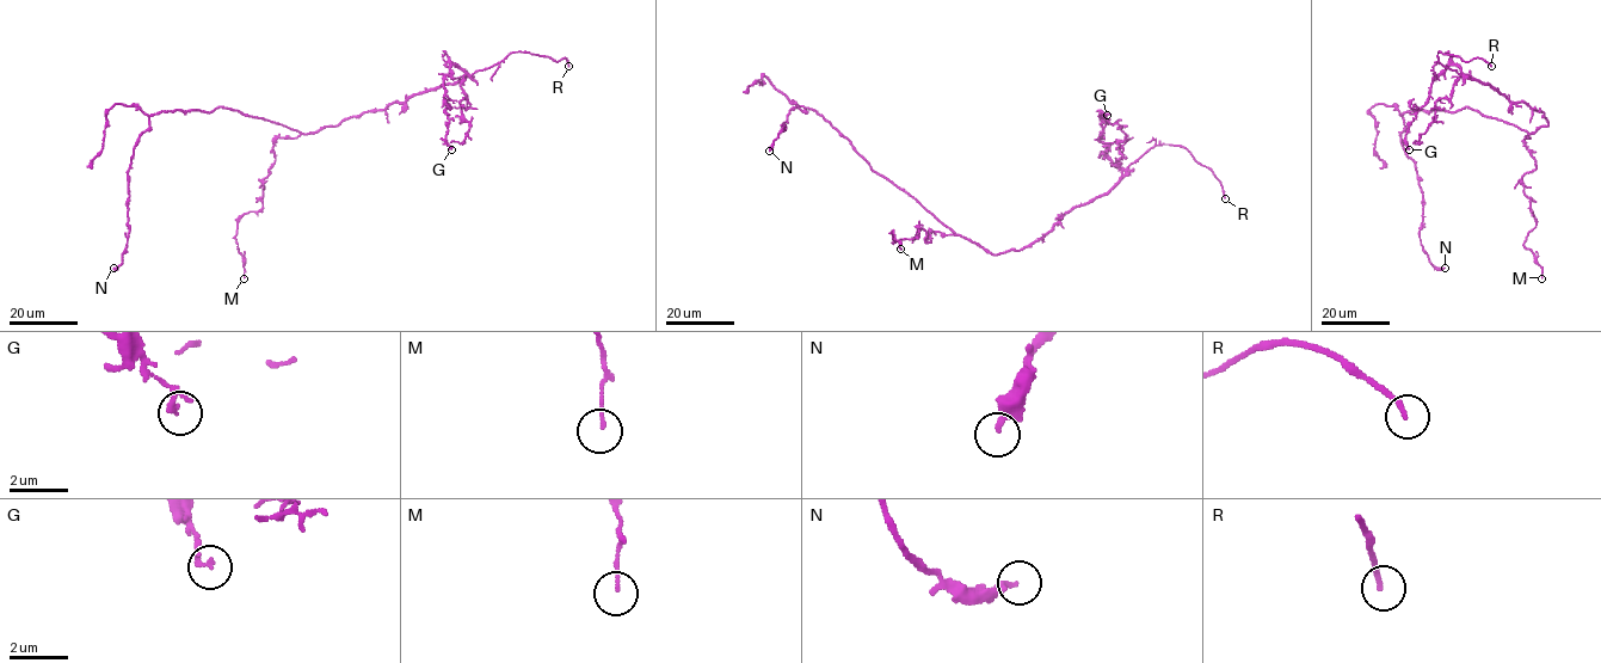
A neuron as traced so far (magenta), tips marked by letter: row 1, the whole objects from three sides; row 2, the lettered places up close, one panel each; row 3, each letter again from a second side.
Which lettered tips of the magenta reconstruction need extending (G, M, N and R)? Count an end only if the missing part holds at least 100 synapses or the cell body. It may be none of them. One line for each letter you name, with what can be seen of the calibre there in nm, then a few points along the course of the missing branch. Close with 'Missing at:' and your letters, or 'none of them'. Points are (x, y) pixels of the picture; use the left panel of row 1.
R: calibre 160 nm
Missing at: R

